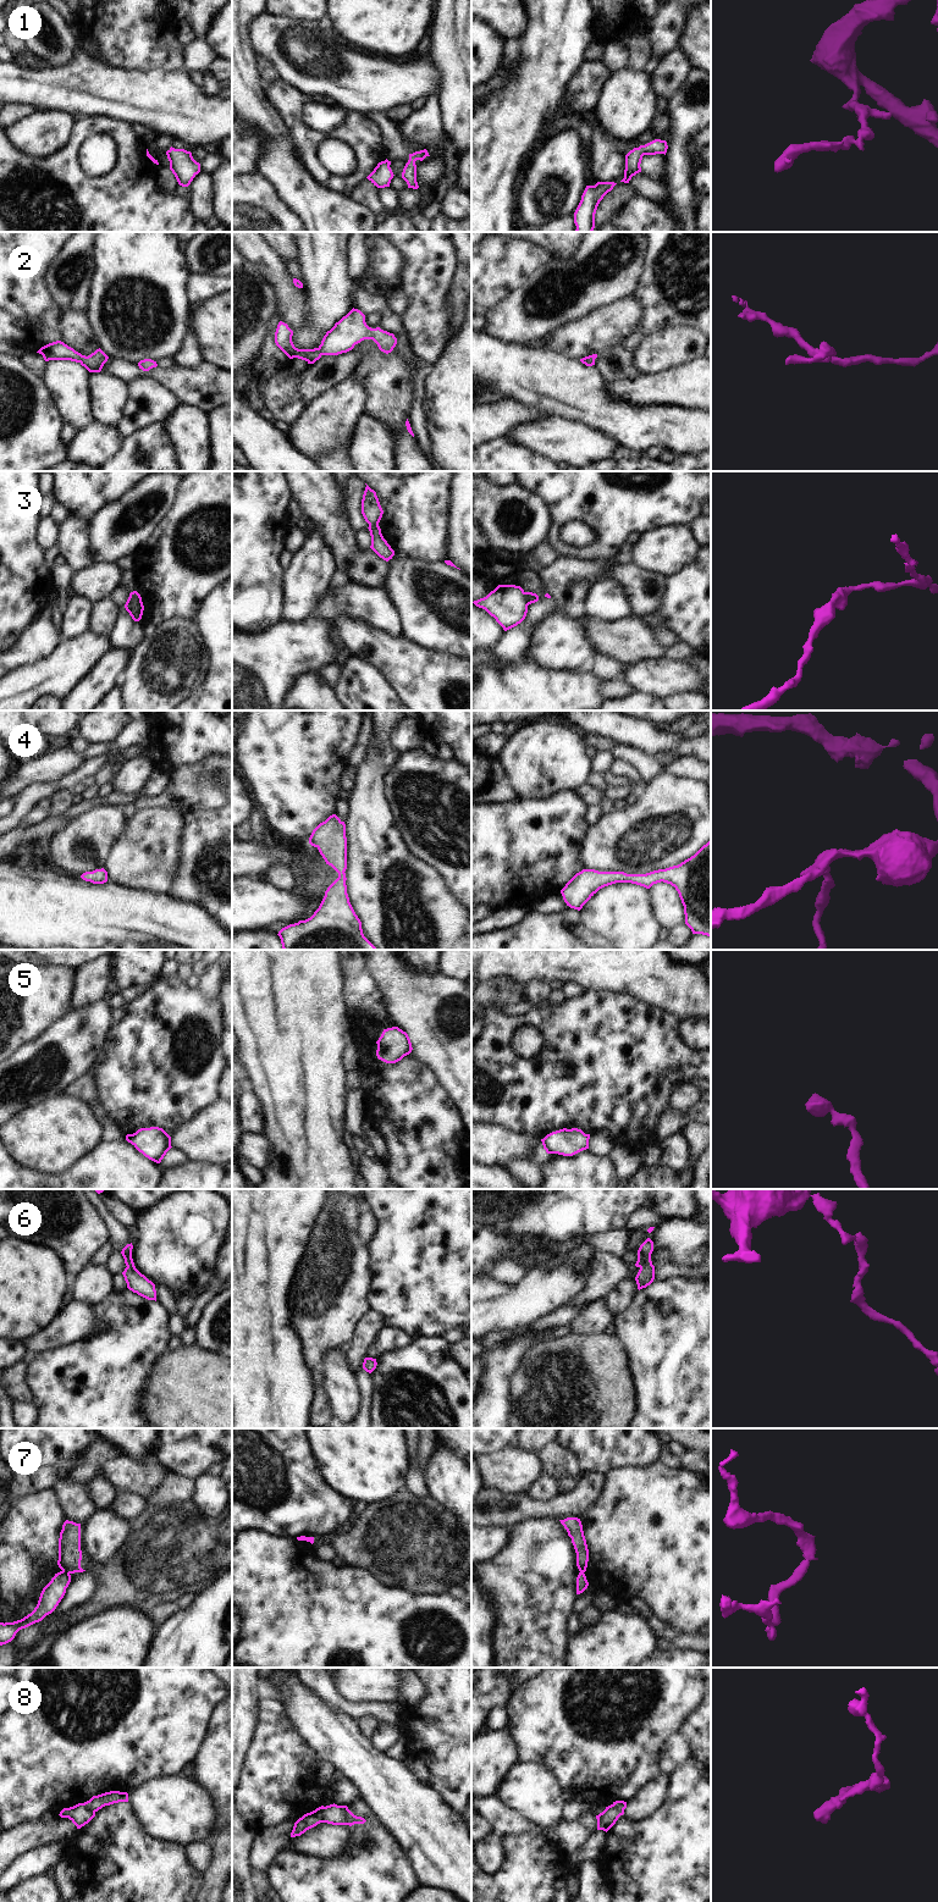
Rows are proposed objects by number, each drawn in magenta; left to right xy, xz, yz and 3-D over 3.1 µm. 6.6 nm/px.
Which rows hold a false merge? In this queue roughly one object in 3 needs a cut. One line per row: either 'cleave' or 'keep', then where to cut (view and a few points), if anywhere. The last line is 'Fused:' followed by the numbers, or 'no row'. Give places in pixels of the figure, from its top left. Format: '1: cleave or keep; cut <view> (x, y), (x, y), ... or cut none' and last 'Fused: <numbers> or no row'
1: keep; cut none
2: keep; cut none
3: cleave; cut yz (524, 592), (528, 604)
4: keep; cut none
5: keep; cut none
6: keep; cut none
7: cleave; cut xy (62, 1570), (69, 1574)
8: cleave; cut xz (325, 1807), (320, 1822)
Fused: 3, 7, 8

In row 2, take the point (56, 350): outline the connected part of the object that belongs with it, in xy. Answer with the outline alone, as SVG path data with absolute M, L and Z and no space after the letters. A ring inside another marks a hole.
M56 341L42 347L37 353L42 354L45 361L71 360L79 363L89 372L100 372L109 356L99 348L85 356L76 352L61 341Z

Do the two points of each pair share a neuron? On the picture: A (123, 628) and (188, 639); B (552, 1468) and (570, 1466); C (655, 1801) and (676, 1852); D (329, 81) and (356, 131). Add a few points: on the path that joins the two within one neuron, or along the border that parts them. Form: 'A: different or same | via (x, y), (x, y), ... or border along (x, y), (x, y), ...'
A: different | border along (144, 626), (144, 634), (130, 656)
B: same | via (557, 1466), (566, 1466)
C: different | border along (669, 1781), (665, 1802), (647, 1817), (633, 1822)
D: different | border along (348, 111), (358, 111), (365, 115)

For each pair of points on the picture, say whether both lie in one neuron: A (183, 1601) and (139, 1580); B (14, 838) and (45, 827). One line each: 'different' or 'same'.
A: different
B: same

